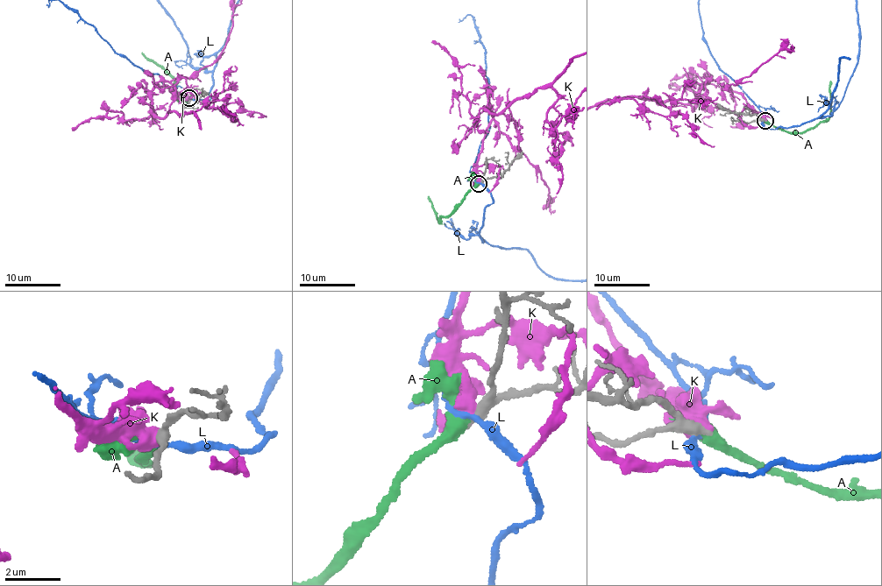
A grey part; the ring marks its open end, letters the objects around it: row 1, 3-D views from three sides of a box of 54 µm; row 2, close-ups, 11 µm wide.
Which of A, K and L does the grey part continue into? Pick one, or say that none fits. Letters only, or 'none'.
A

